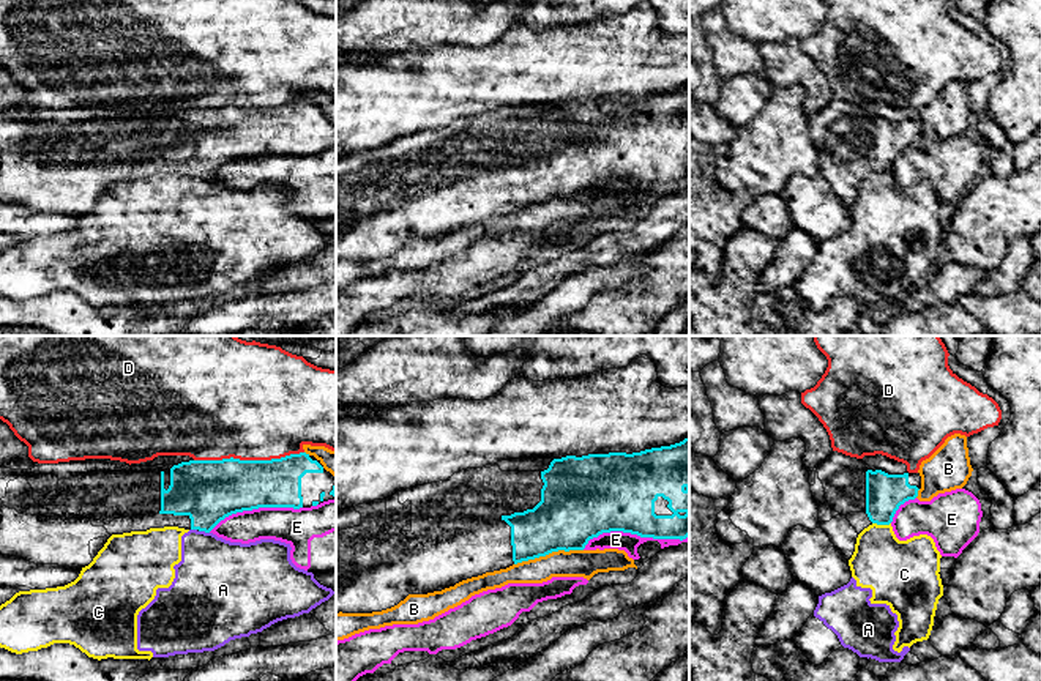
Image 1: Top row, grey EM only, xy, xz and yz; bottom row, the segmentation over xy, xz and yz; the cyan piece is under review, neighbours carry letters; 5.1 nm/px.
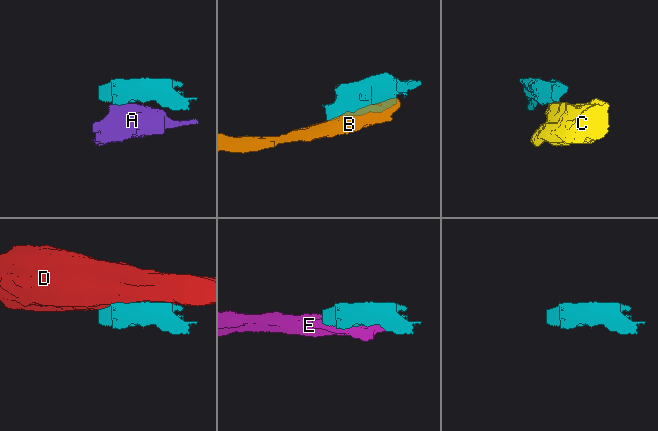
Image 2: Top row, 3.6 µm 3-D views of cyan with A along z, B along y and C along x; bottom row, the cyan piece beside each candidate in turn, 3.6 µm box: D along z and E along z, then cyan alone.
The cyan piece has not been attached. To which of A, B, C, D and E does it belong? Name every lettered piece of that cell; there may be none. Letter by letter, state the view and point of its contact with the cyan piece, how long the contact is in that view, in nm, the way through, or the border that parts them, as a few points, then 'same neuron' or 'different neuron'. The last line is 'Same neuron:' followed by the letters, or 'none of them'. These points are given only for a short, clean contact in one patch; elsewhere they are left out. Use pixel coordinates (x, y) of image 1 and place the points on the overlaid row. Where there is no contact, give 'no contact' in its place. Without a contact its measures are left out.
A: meets cyan in xy at (204, 530); contact 60 nm long; border along xy (199, 530), (208, 533); different neuron
B: meets cyan in xz at (548, 554); contact 360 nm long; different neuron
C: meets cyan in yz at (882, 524); contact 100 nm long; border along yz (873, 522), (890, 524); different neuron
D: meets cyan in xy at (248, 461); contact 550 nm long; different neuron
E: meets cyan in xz at (634, 533); contact 550 nm long; different neuron
Same neuron: none of them

